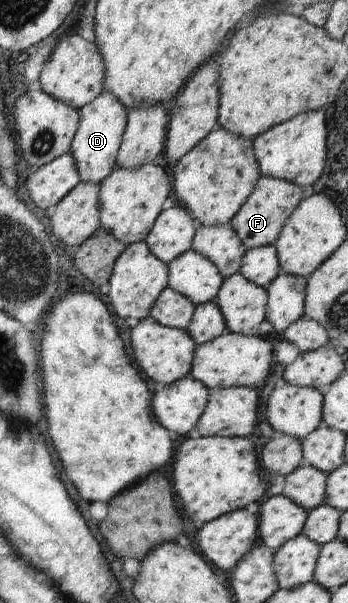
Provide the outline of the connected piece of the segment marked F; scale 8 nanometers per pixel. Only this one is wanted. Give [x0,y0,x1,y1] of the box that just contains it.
[229,177,304,249]

